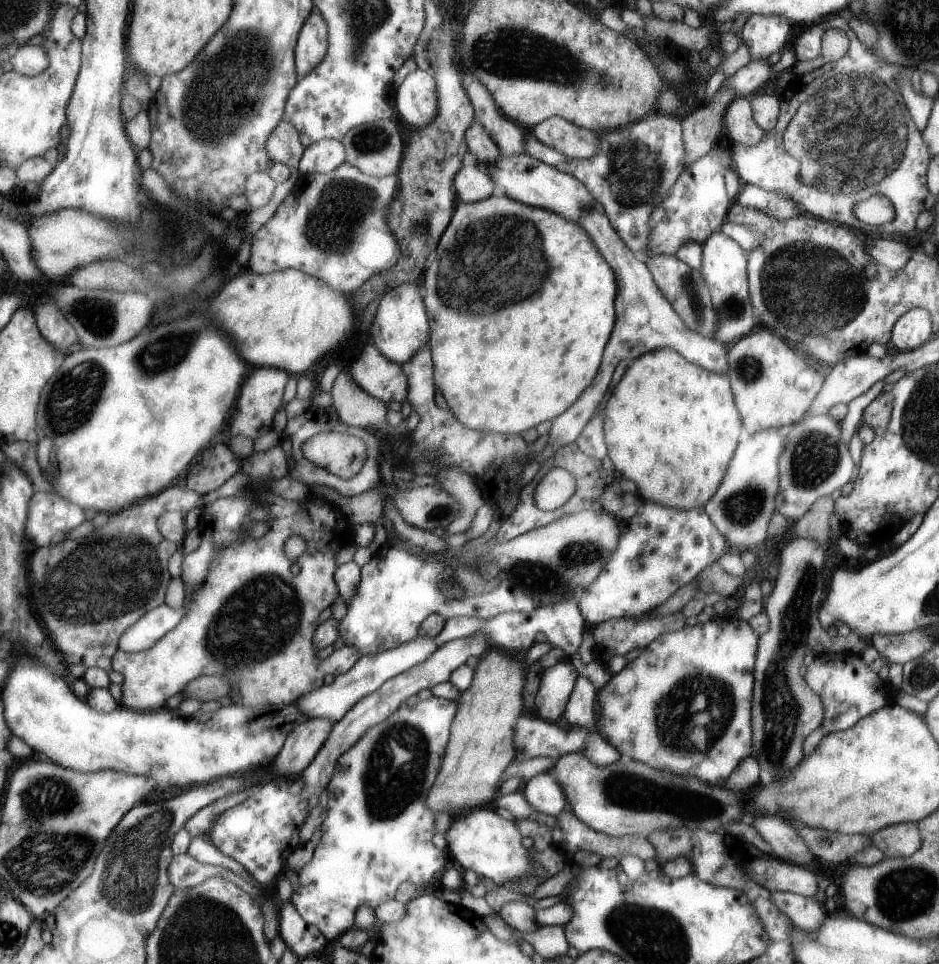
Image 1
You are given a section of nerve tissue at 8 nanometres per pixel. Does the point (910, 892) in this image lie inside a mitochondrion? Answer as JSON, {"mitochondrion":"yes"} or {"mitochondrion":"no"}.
{"mitochondrion":"yes"}

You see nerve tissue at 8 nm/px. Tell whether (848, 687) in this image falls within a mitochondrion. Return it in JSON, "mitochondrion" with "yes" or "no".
{"mitochondrion":"no"}

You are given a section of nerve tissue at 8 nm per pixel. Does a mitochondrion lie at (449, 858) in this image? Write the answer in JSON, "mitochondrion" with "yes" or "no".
{"mitochondrion":"no"}

